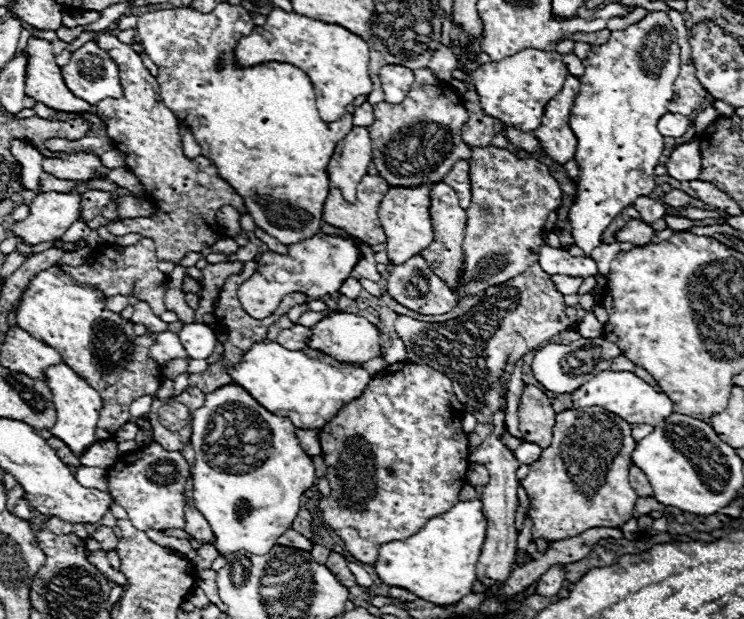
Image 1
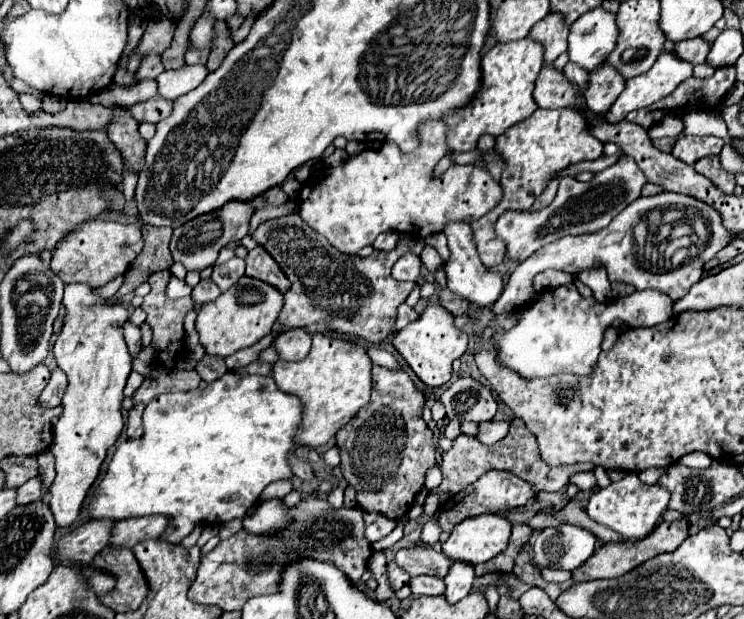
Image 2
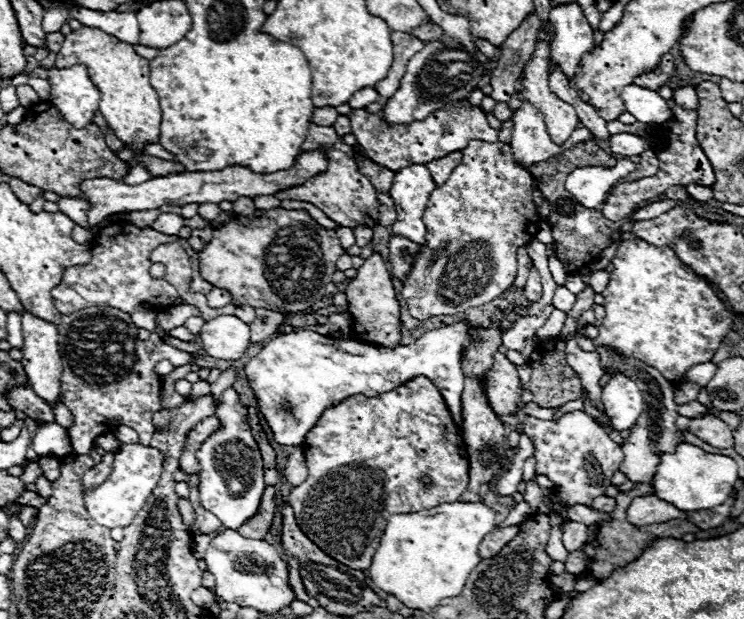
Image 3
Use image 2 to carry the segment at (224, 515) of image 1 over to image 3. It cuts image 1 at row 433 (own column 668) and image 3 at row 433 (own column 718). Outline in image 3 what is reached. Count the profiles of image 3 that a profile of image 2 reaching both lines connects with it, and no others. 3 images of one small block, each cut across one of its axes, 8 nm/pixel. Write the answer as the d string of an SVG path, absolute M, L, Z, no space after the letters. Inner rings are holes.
M234 388L224 390L224 402L236 404L222 404L216 410L216 416L224 422L222 430L214 432L198 450L200 460L200 502L206 510L210 510L226 528L238 530L250 516L258 512L260 496L264 492L264 470L262 470L262 456L258 450L256 440L250 434L250 426L246 422L246 406L238 404L238 394Z

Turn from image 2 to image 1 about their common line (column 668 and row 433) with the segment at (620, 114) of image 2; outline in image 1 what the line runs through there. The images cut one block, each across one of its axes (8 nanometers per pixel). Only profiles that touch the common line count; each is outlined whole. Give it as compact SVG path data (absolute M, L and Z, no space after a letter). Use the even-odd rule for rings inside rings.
M64 362L56 364L56 366L48 366L44 370L44 378L48 388L52 390L52 402L56 408L56 424L52 426L52 436L60 438L62 442L66 442L68 446L72 446L74 454L80 456L80 450L86 450L88 446L92 446L96 442L94 438L94 430L96 430L96 422L98 422L98 414L102 410L102 398L100 394L96 394L96 390L92 386L88 386L78 374L74 374Z

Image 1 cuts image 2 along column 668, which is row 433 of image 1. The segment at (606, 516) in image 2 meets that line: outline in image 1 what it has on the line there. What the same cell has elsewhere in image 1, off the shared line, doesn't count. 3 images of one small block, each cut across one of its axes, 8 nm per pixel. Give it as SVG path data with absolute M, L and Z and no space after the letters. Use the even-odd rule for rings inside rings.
M504 410L496 412L494 416L494 432L492 438L486 438L486 442L482 442L478 448L470 448L470 462L480 462L484 466L488 466L490 472L490 482L482 488L482 496L480 500L484 502L484 516L488 522L488 530L486 530L486 544L484 550L478 558L478 566L476 566L476 576L478 580L484 582L484 586L492 586L494 582L504 582L504 578L508 578L508 574L512 572L512 562L514 562L514 552L516 552L516 538L518 532L514 528L514 514L516 514L516 492L520 486L520 480L516 478L516 468L520 466L512 454L512 450L504 448L504 444L498 440L498 436L504 430Z

